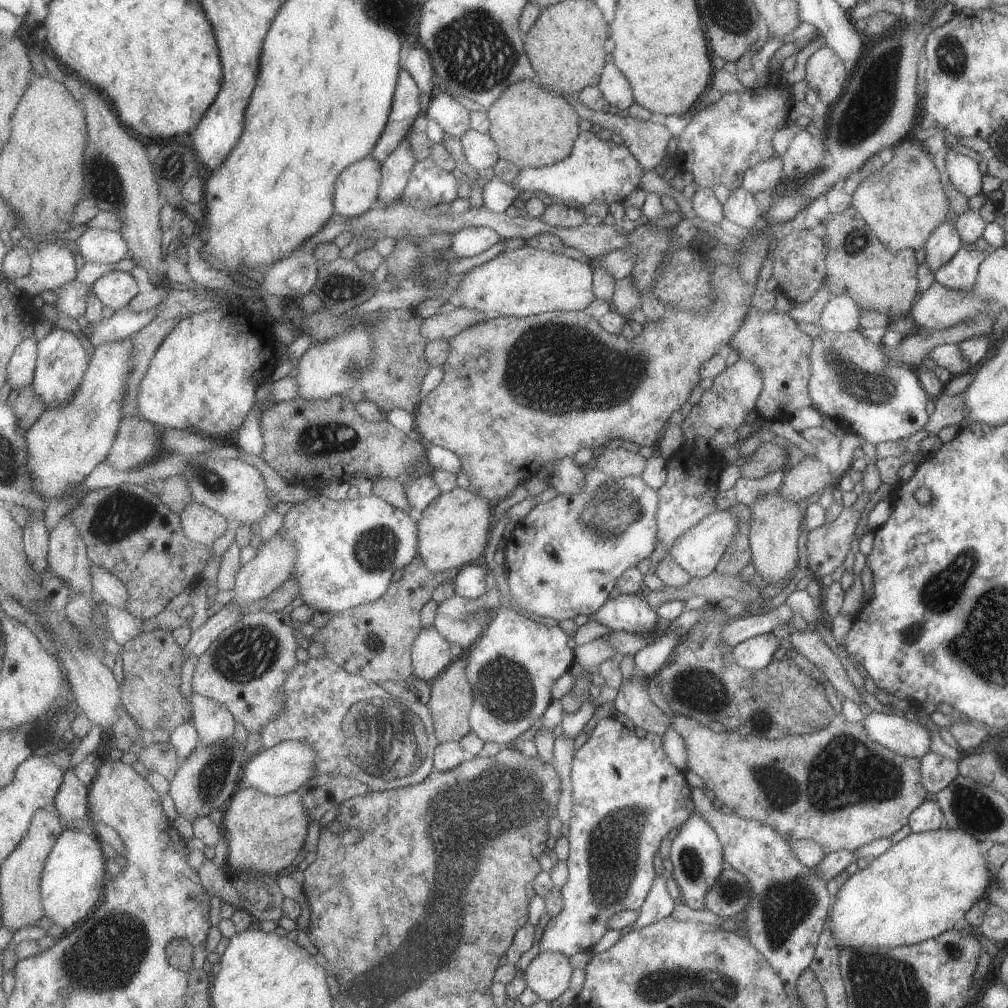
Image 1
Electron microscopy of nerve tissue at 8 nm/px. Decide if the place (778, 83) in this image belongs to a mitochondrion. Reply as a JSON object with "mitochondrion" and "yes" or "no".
{"mitochondrion":"no"}

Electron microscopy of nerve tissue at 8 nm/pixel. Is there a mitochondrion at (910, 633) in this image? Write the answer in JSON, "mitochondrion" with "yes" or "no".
{"mitochondrion":"yes"}

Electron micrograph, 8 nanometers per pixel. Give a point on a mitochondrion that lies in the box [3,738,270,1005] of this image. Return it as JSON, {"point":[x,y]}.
{"point":[106,958]}

